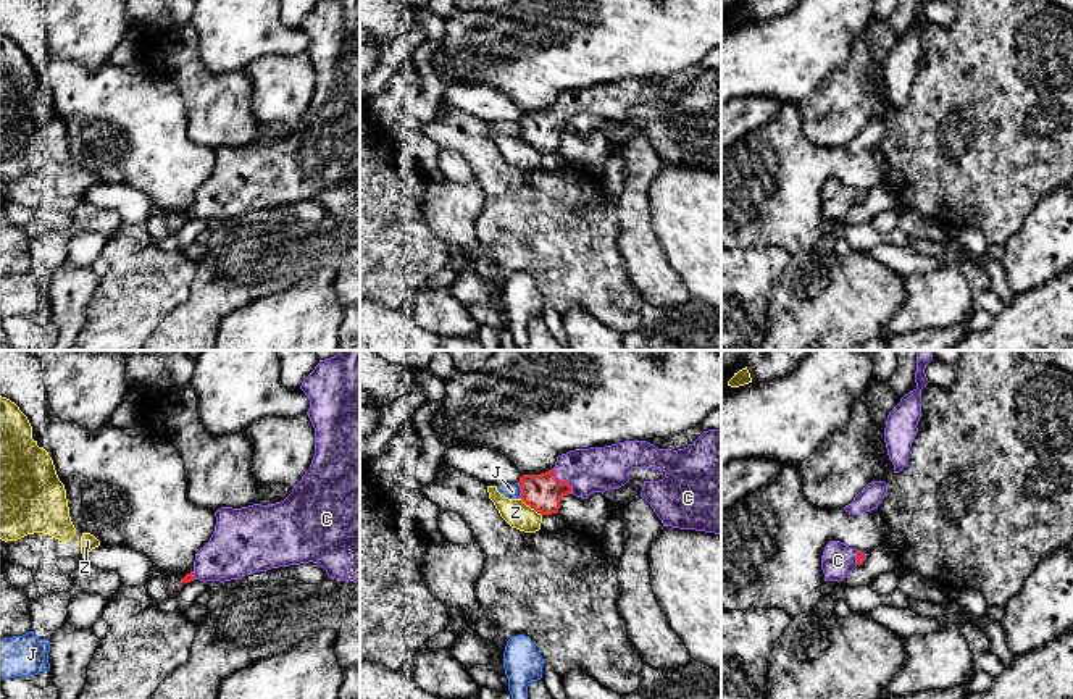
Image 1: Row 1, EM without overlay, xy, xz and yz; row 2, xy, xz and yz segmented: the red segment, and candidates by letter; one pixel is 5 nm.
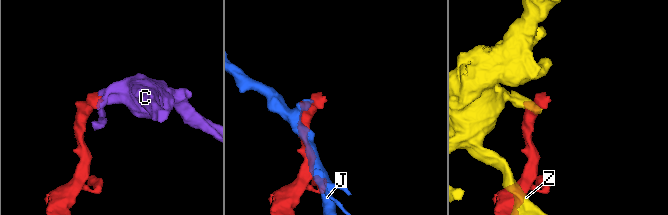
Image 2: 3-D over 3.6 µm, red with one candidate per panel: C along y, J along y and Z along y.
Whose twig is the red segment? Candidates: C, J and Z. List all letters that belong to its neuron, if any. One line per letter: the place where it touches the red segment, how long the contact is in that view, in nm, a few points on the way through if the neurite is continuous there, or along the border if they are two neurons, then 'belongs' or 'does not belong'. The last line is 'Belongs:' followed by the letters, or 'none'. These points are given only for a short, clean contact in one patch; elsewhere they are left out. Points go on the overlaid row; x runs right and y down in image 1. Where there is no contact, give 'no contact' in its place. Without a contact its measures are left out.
C: meets red in xz at (562, 481); contact 160 nm long; runs through xz (542, 493), (562, 481), (575, 472), (591, 470); belongs
J: meets red in xz at (521, 491); contact 80 nm long; does not belong
Z: meets red in xz at (531, 507); contact 140 nm long; border along xz (520, 498), (541, 515); does not belong
Belongs: C

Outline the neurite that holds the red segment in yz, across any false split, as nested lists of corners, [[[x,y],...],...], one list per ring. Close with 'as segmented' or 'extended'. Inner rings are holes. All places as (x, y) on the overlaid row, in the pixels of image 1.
[[[829,541],[821,555],[825,581],[844,580],[857,565],[865,562],[868,554],[849,547],[841,541]]]; extended

